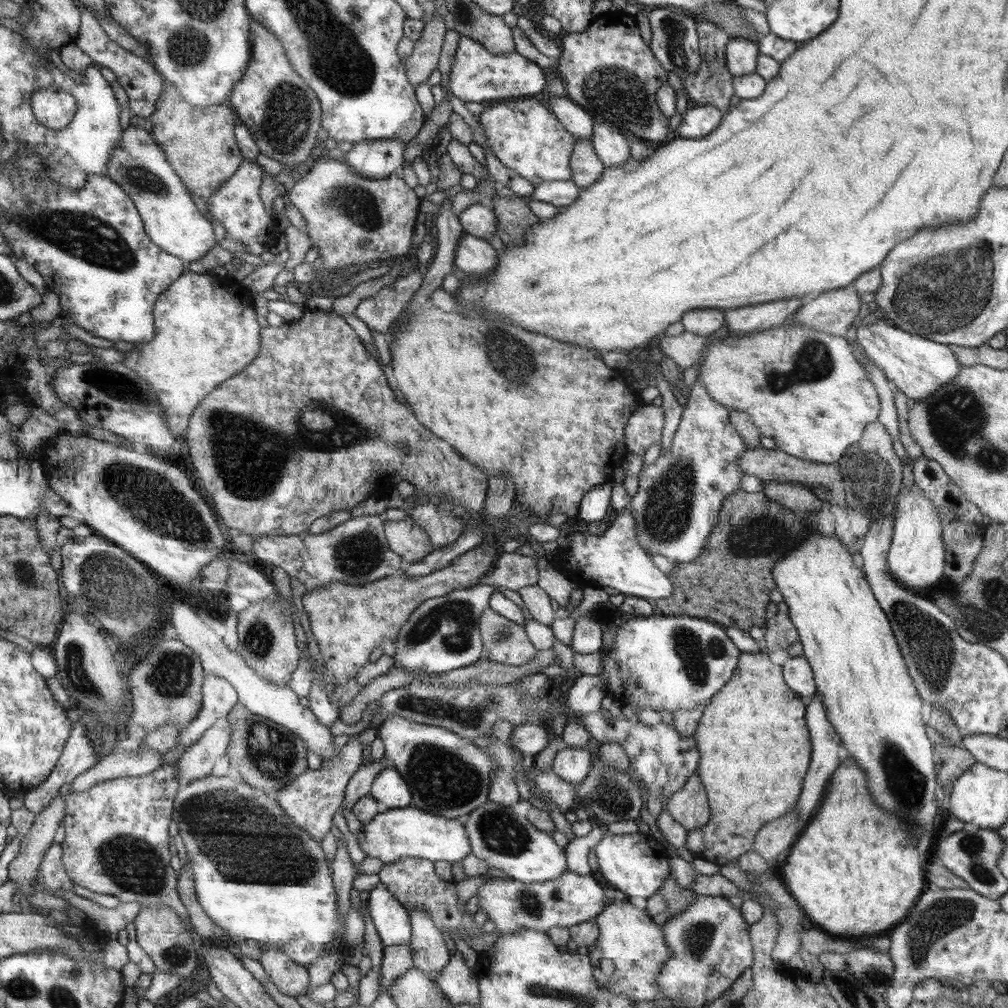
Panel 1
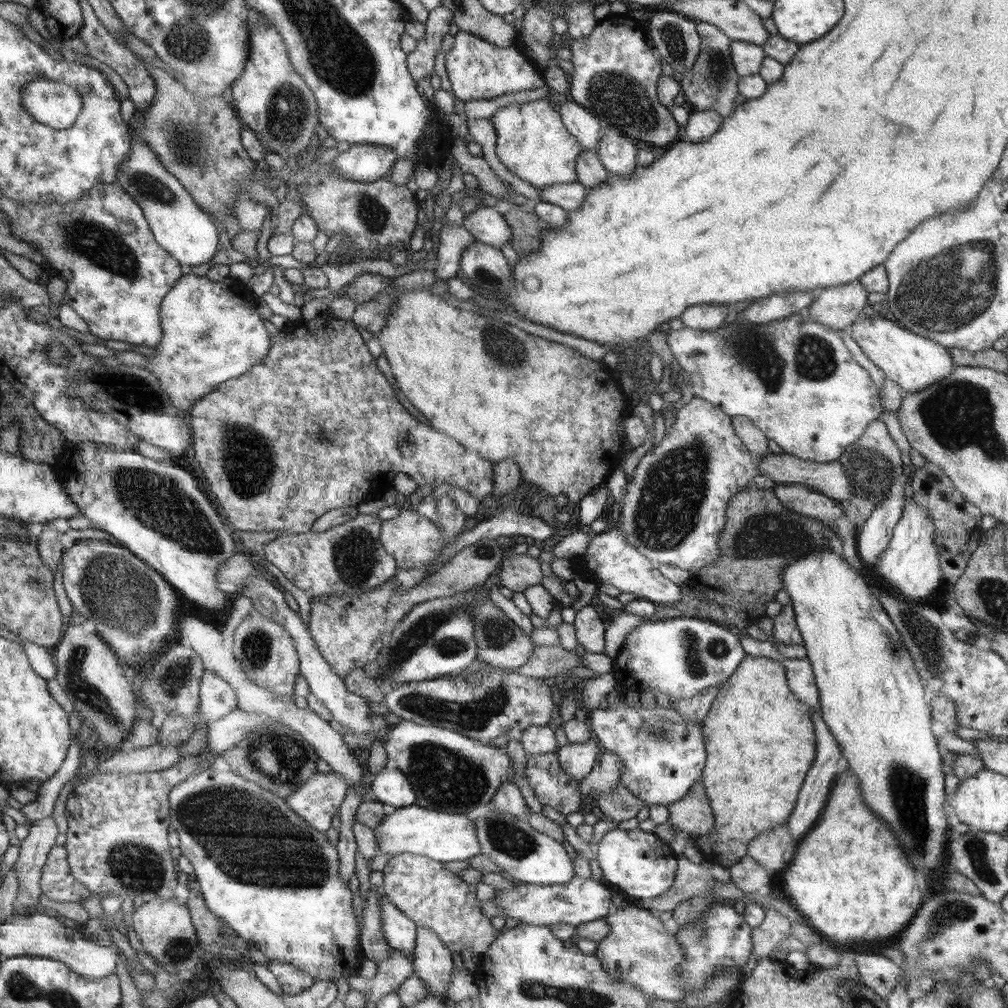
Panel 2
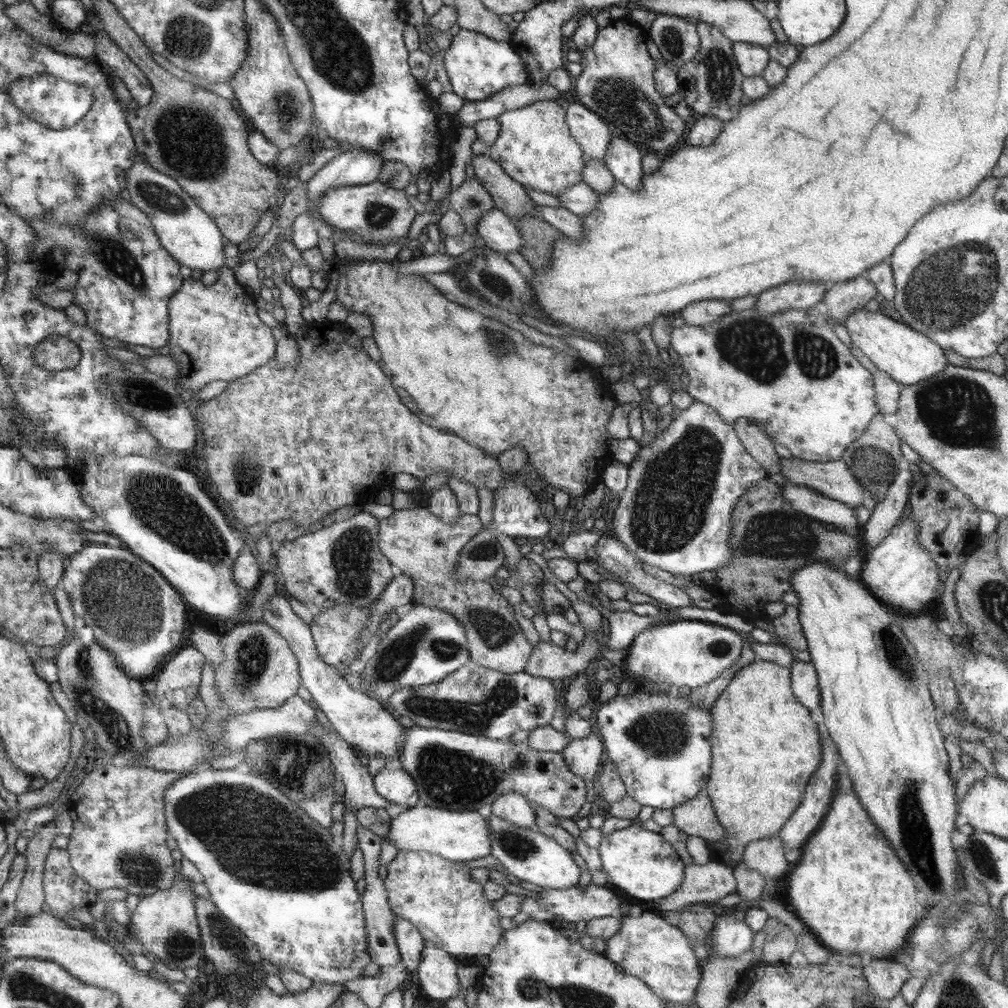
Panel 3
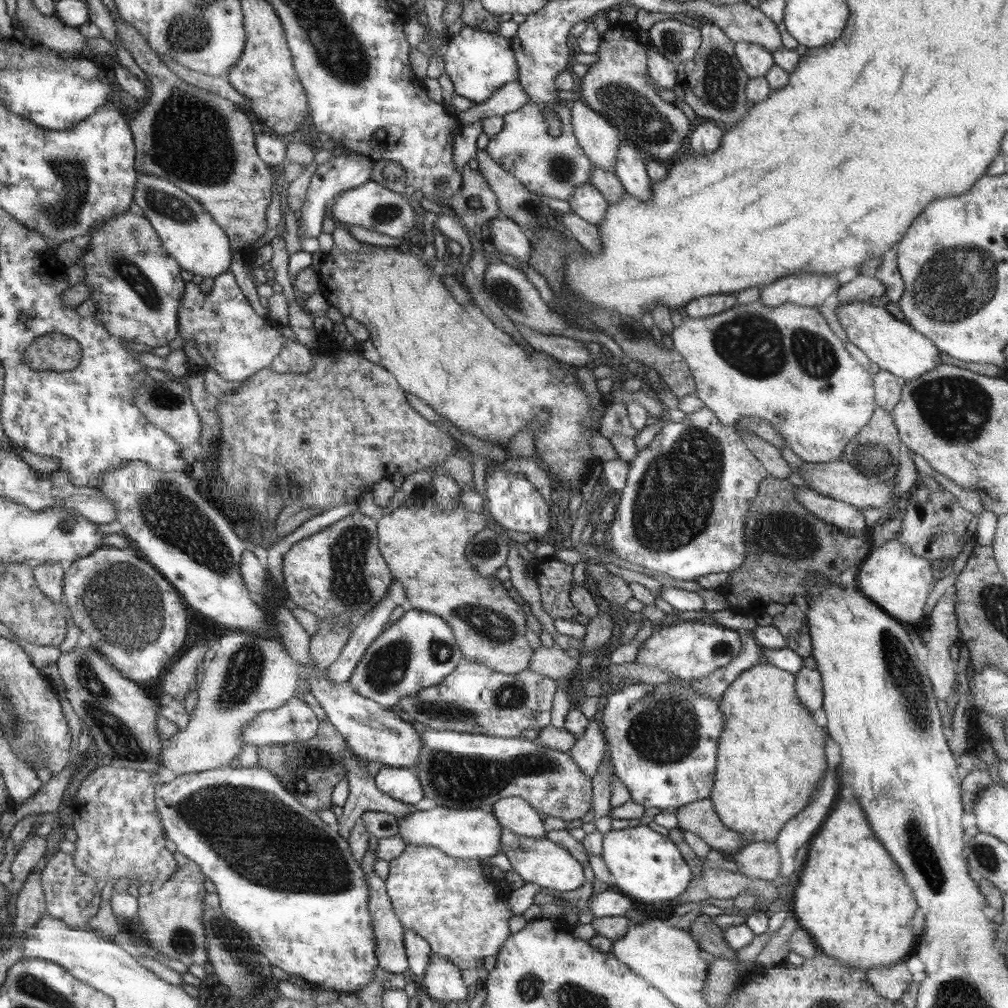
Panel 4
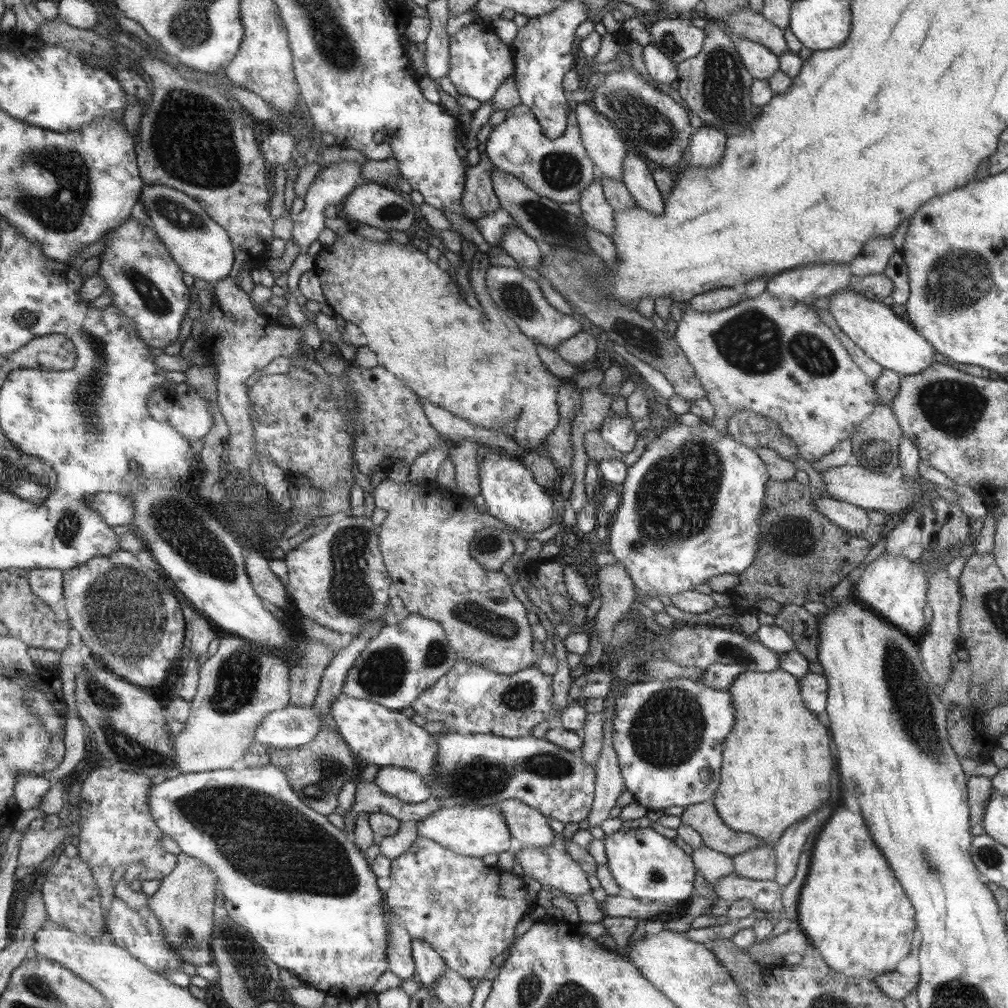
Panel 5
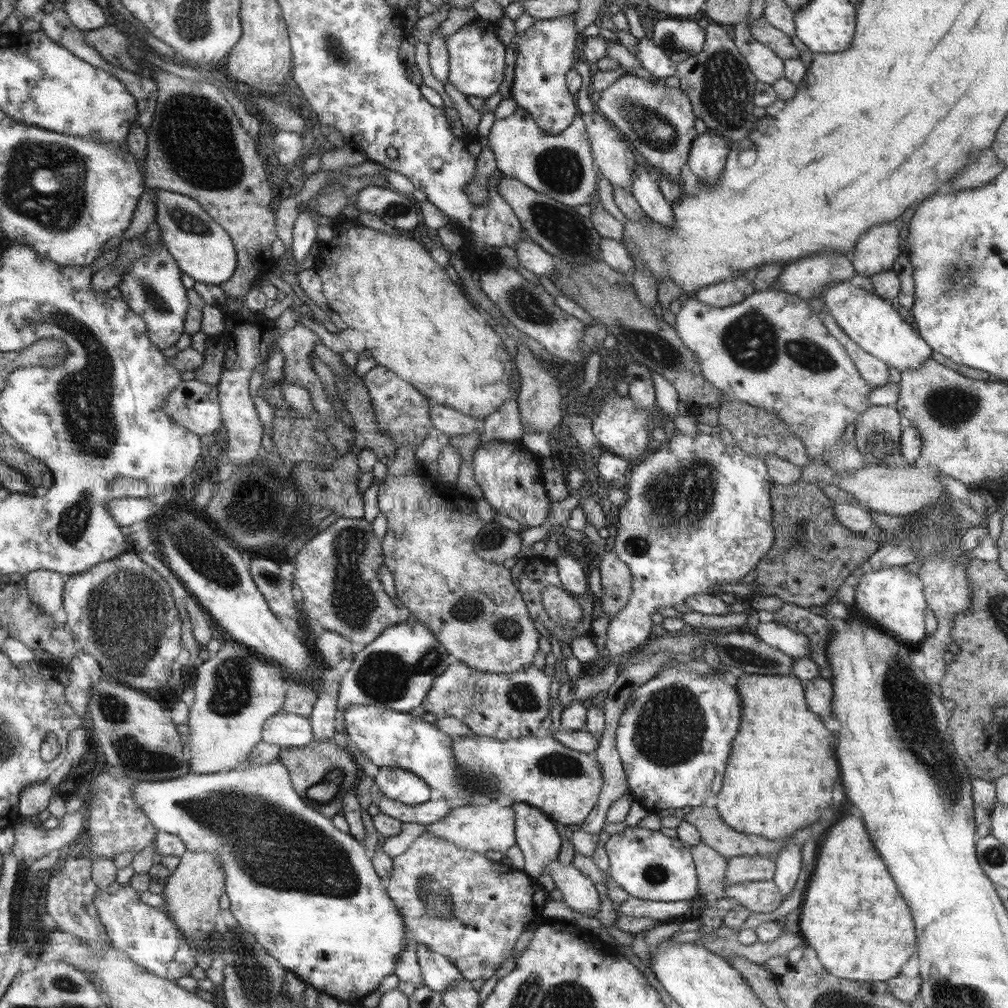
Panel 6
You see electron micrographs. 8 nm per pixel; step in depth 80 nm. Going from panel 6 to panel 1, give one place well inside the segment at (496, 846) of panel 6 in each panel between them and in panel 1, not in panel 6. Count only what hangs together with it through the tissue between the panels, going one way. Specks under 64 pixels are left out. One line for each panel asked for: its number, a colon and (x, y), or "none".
1: (408, 832)
2: (445, 837)
3: (459, 836)
4: (471, 834)
5: (472, 831)

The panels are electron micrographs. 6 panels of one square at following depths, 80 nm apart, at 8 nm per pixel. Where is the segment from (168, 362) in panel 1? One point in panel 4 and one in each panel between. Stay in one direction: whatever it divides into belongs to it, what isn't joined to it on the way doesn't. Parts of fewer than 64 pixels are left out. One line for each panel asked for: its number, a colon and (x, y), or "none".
2: (211, 334)
3: (216, 335)
4: (235, 353)

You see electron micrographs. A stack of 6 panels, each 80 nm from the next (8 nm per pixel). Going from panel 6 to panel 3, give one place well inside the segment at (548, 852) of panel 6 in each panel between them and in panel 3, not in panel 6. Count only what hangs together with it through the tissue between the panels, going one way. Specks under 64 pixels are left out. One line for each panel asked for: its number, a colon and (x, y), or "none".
3: (515, 807)
4: (513, 812)
5: (531, 828)

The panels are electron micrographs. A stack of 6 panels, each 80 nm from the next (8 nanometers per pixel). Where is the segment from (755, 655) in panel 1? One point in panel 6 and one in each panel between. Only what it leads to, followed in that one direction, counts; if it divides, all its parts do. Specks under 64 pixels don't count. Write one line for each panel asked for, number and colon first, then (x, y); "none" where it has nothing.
2: (759, 735)
3: (765, 745)
4: (770, 755)
5: (776, 770)
6: (779, 777)

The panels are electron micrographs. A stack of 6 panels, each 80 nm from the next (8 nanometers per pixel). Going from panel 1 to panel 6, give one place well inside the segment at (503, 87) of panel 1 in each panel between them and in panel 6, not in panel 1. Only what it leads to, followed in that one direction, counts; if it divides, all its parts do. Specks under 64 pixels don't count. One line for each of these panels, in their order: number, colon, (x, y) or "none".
2: (477, 70)
3: (477, 66)
4: (478, 63)
5: (479, 62)
6: (476, 57)

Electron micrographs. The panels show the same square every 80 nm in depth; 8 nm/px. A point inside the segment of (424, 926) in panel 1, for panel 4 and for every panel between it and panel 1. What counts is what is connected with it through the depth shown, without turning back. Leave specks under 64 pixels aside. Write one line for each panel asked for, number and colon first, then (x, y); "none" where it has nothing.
2: (432, 960)
3: (435, 977)
4: (442, 980)

